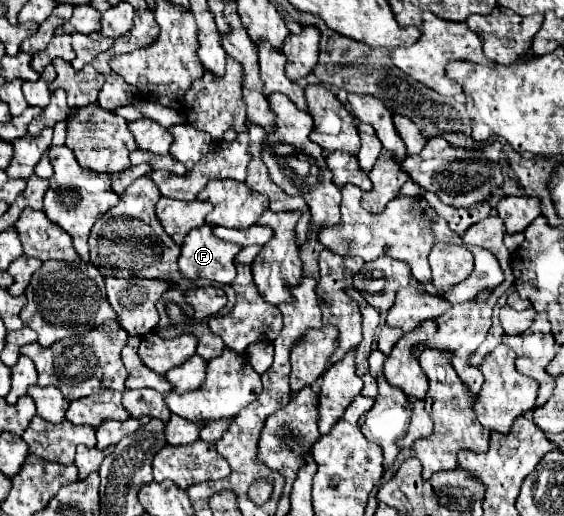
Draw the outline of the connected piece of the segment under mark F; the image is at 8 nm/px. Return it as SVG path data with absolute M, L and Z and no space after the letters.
M204 225L202 229L194 229L184 237L178 267L190 281L208 279L226 285L236 277L232 261L238 251L238 245L214 237L212 227Z

